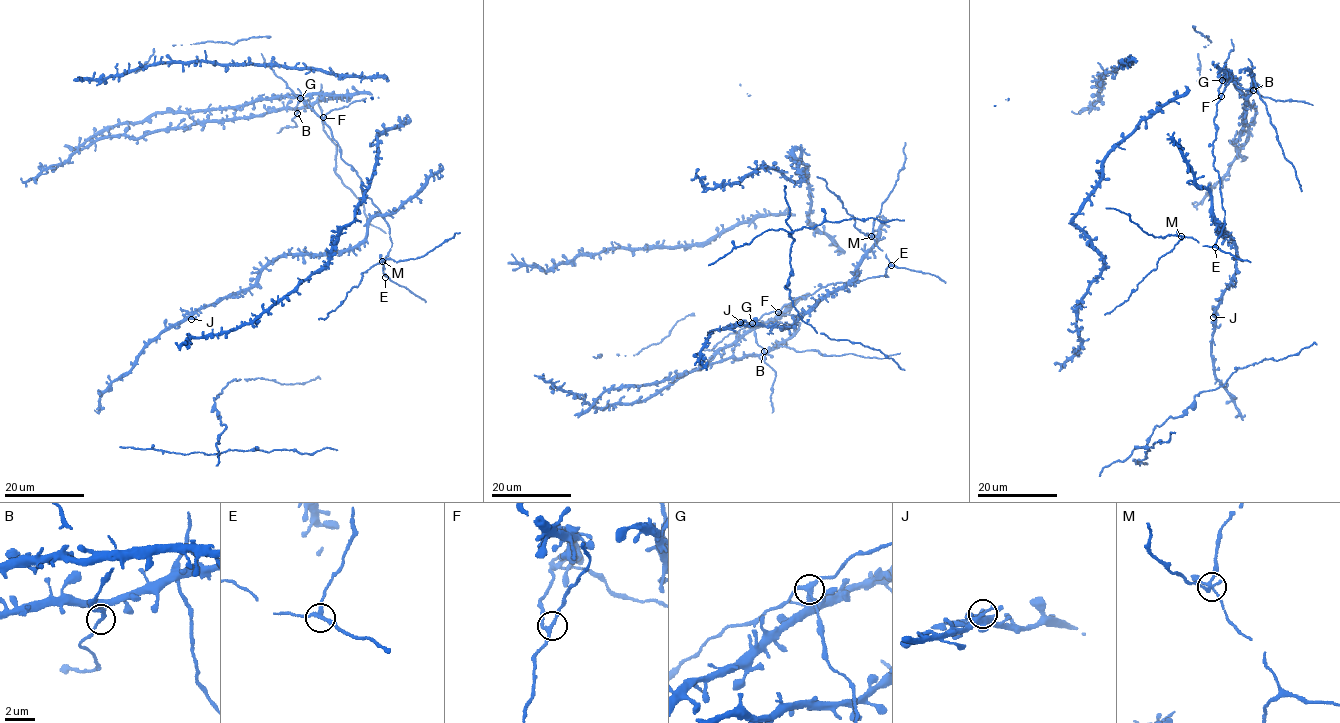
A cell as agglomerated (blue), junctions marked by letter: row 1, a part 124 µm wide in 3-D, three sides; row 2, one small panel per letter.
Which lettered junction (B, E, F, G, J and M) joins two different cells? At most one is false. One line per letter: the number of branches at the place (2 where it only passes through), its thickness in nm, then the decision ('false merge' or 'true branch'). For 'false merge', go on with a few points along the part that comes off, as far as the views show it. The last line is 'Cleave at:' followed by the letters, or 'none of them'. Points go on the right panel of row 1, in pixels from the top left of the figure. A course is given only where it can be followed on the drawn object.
B: 3 branches meet; 170 nm thick; true branch
E: 3 branches meet; 220 nm thick; true branch
F: 3 branches meet; 190 nm thick; true branch
G: 4 branches meet; 280 nm thick; true branch
J: 4 branches meet; 280 nm thick; true branch
M: 4 branches meet; 200 nm thick; false merge; foreign part runs (1181, 237), (1158, 260), (1156, 268), (1145, 276), (1129, 299), (1104, 314)
Cleave at: M

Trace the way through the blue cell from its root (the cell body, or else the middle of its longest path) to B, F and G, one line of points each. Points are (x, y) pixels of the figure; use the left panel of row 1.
B: (385, 274), (388, 224), (340, 157), (330, 128), (301, 99), (297, 113)
F: (385, 274), (383, 264), (391, 247), (389, 226), (362, 193), (354, 168), (340, 157), (340, 147), (323, 117)
G: (385, 274), (383, 264), (391, 247), (388, 224), (362, 193), (354, 168), (340, 157), (330, 128), (300, 99)

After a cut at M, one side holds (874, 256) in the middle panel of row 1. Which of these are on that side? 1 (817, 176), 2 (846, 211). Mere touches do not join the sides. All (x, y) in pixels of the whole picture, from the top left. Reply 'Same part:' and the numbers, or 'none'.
Same part: none

